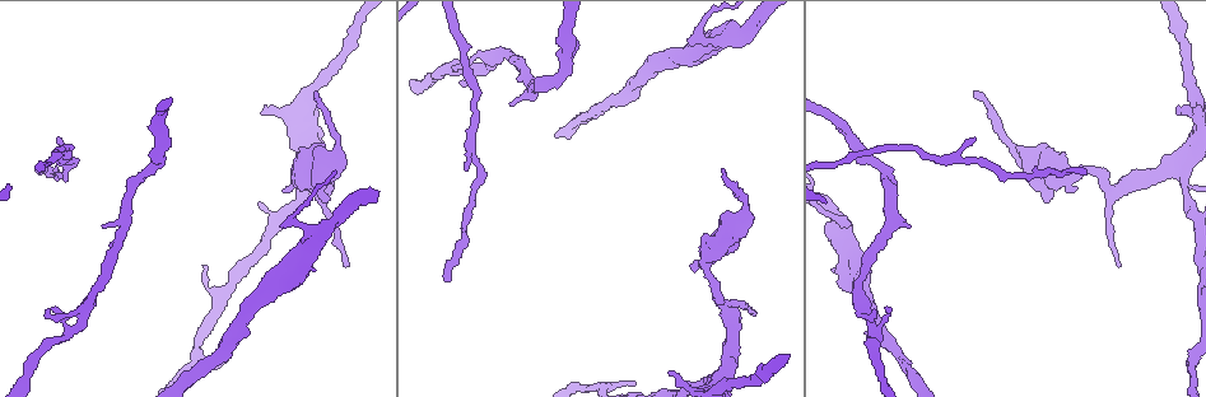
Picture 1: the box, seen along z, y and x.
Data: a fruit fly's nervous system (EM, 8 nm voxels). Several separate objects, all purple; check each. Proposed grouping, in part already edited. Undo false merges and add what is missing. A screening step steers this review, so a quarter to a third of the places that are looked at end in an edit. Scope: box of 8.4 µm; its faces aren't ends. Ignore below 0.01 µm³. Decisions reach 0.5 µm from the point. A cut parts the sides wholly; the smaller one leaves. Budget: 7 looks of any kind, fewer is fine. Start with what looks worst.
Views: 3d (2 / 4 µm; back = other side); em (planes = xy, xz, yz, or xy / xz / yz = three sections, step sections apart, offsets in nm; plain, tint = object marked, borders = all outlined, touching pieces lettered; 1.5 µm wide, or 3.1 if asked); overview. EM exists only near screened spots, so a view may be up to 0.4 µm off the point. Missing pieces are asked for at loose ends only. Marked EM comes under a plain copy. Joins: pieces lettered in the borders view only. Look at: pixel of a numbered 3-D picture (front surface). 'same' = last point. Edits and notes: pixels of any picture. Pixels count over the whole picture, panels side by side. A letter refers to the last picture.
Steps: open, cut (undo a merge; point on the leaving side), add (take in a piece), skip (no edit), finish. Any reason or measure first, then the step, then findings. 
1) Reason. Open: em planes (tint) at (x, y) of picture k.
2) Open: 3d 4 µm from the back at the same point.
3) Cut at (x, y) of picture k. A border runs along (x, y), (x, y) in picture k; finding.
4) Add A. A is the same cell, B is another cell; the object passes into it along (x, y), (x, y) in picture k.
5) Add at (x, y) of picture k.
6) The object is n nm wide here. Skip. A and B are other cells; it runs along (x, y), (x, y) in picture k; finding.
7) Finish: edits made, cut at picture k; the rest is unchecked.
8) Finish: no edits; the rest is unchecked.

Open: 3d 2 µm at (910, 228) of picture 1.

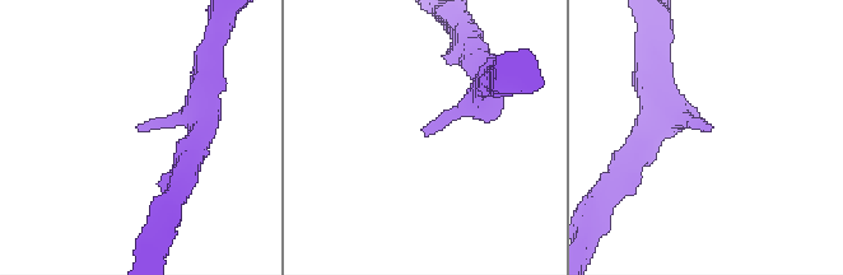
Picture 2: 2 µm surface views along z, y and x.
Open: em planes (borders) at (424, 135) of picture 2.

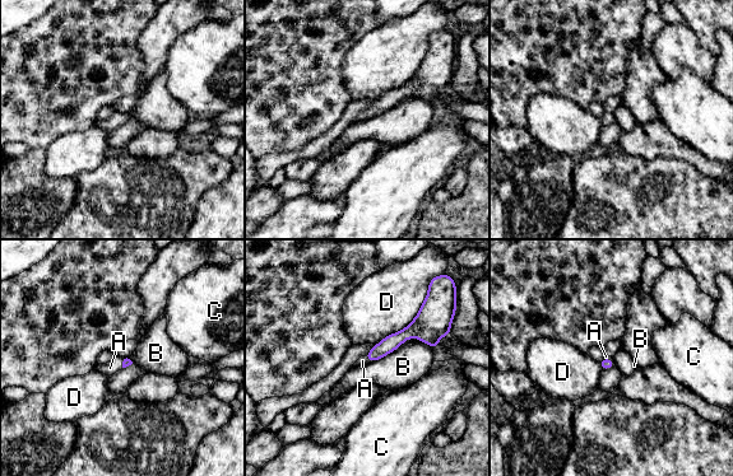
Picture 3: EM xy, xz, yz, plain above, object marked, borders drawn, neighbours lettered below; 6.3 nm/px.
The longest contact is with D, 420 nm. Add A. A is the same cell, B, C and D are other cells; the object passes into it along (393, 341), (367, 358), (362, 360) in picture 3; the neuron continues.

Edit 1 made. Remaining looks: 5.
An open end. Open: em planes (tint) at (317, 93) of picture 1.

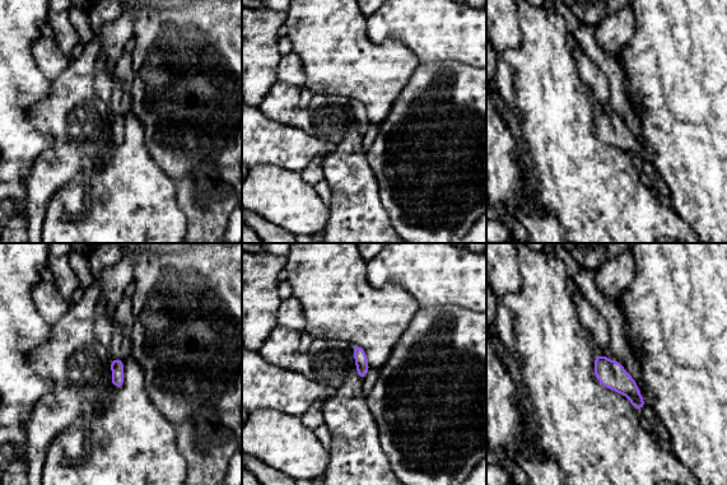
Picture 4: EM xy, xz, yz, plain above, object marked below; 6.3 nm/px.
See the neighbours. Open: em planes (borders) at the same point.

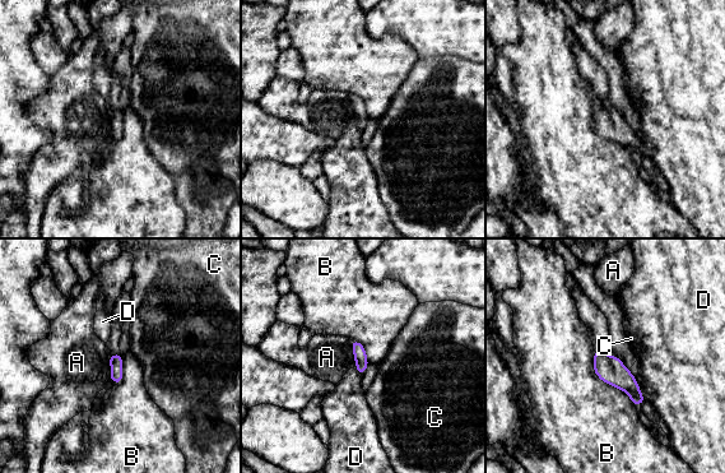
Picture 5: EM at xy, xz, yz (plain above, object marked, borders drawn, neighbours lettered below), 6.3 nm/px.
The longest contact is with B, 190 nm. Skip. A, B, C and D are other cells; a border runs along (122, 356), (122, 379), (117, 384) in picture 5; none of them fits.

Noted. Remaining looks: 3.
Tapers out. Open: em planes (borders) at (39, 174) of picture 1.

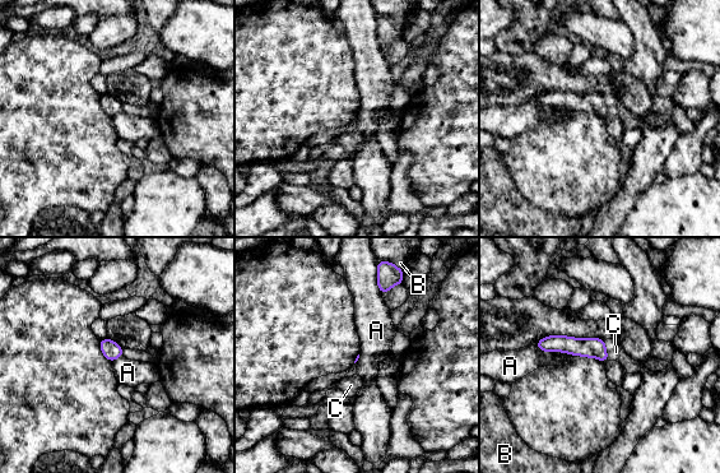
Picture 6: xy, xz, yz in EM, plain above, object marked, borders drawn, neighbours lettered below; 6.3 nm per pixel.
The longest contact is with A, 160 nm. Add C. C is the same cell, A and B are other cells; the neuron continues.

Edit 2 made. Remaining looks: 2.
Finish: edits made, add at picture 3, add at picture 6; the rest is unchecked.

